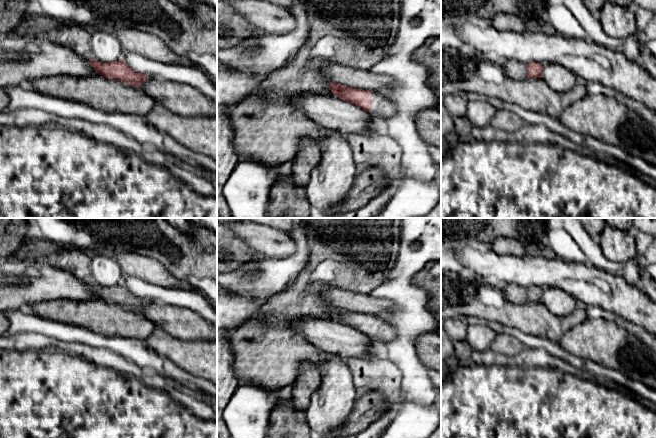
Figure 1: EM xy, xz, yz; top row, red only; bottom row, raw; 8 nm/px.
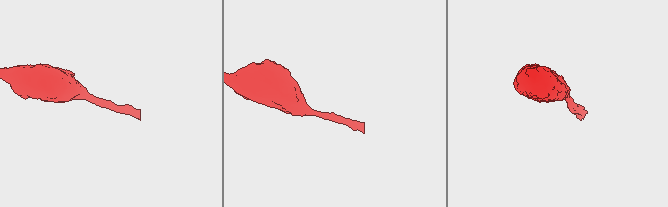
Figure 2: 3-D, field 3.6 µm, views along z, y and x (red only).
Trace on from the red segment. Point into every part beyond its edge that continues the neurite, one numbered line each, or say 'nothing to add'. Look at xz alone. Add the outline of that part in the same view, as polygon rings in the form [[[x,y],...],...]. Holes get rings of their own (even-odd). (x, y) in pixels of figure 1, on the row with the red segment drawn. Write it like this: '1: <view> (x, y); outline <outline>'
1: xz (381, 106); outline [[[372,92],[372,114],[375,116],[391,117],[396,114],[396,107],[381,93]]]

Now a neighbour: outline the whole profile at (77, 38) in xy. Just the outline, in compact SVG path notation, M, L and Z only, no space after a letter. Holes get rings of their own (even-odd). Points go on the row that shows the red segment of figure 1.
M59 24L56 28L56 41L60 46L71 49L81 57L90 59L91 30L77 24Z

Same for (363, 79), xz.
M323 64L320 72L331 82L377 93L394 84L394 80L387 76L374 74L368 69L356 69L341 64Z

